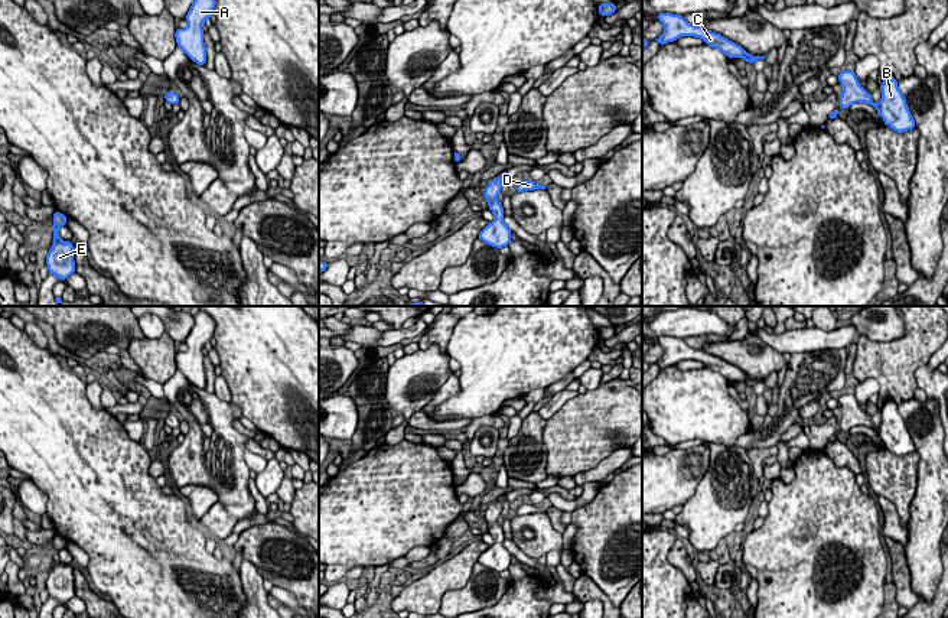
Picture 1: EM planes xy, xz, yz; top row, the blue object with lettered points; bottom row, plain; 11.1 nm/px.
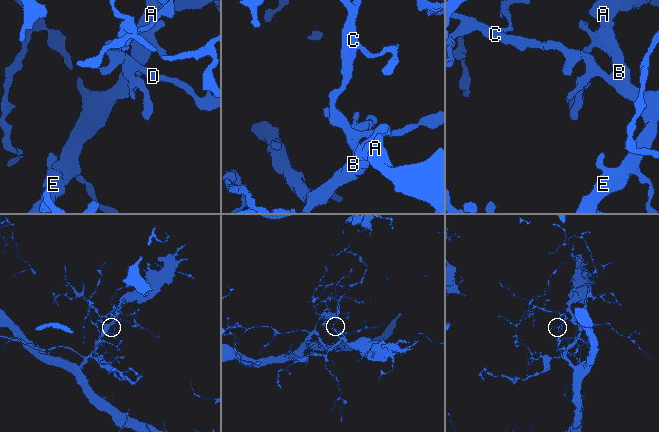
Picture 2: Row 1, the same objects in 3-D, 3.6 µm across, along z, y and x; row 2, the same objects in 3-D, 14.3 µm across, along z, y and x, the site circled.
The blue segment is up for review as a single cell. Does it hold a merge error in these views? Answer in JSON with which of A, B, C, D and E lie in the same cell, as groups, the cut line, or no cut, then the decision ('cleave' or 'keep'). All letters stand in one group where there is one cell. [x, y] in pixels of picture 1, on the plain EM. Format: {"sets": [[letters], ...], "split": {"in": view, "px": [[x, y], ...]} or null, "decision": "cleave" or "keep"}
{"sets": [["A", "B", "C", "D", "E"]], "split": null, "decision": "keep"}

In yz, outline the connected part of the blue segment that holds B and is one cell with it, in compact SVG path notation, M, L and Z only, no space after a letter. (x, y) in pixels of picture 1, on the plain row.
M841 394L838 403L843 410L841 420L838 422L840 430L828 439L828 443L835 442L840 432L850 432L851 427L866 426L873 429L885 448L897 456L916 451L906 423L897 410L897 404L892 399L887 397L883 401L880 409L882 422L877 427L873 426L870 416L860 409L854 394Z

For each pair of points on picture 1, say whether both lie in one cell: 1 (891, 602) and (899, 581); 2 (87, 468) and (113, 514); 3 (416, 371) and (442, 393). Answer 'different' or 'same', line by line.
1: different
2: same
3: different

